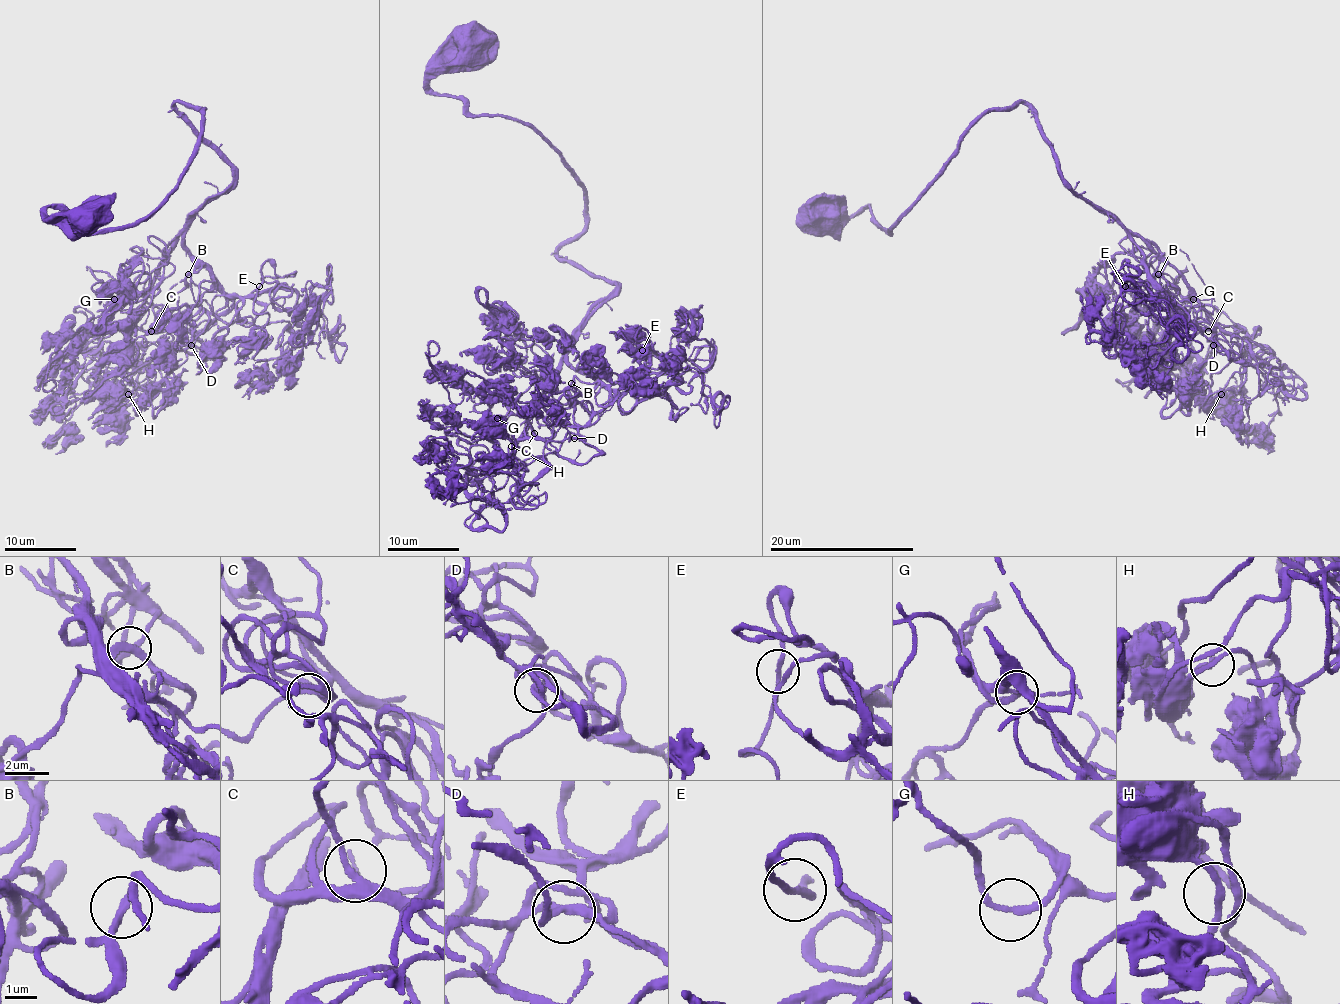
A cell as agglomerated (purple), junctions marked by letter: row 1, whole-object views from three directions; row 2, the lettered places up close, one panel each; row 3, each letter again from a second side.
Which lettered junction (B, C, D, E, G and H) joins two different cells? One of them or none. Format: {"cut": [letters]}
{"cut": []}

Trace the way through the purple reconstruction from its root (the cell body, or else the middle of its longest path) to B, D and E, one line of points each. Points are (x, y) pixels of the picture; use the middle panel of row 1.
B: (471, 39), (430, 88), (567, 163), (584, 228), (558, 253), (615, 285), (568, 352), (597, 379), (570, 383)
D: (471, 39), (430, 88), (567, 163), (584, 228), (558, 253), (615, 285), (568, 352), (608, 392), (574, 438)
E: (471, 39), (430, 88), (567, 163), (558, 253), (615, 285), (568, 361), (615, 384), (662, 370), (642, 350)

